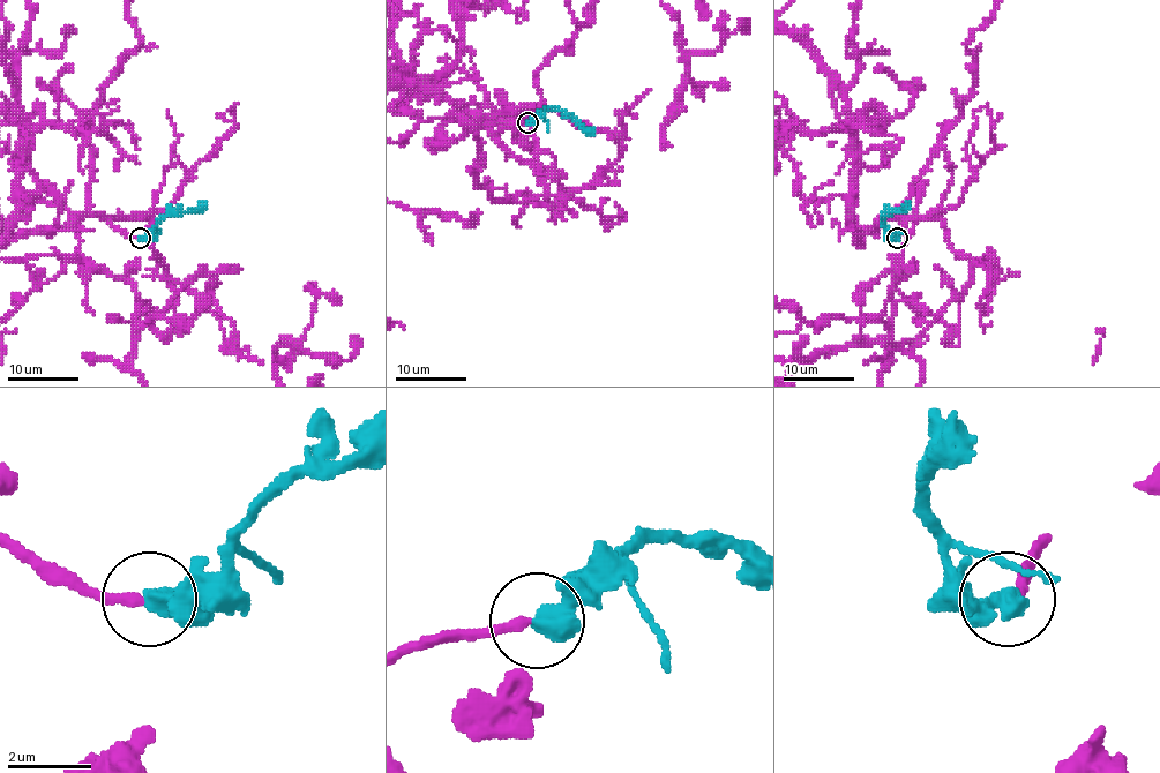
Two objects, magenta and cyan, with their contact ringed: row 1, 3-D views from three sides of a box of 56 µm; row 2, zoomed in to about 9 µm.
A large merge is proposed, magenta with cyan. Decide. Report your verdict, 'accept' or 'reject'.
accept

